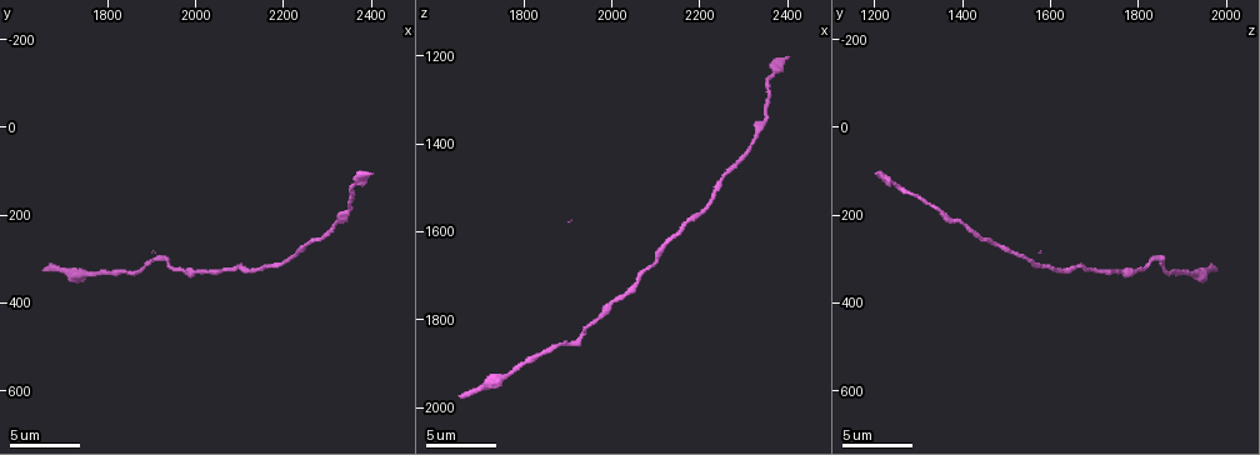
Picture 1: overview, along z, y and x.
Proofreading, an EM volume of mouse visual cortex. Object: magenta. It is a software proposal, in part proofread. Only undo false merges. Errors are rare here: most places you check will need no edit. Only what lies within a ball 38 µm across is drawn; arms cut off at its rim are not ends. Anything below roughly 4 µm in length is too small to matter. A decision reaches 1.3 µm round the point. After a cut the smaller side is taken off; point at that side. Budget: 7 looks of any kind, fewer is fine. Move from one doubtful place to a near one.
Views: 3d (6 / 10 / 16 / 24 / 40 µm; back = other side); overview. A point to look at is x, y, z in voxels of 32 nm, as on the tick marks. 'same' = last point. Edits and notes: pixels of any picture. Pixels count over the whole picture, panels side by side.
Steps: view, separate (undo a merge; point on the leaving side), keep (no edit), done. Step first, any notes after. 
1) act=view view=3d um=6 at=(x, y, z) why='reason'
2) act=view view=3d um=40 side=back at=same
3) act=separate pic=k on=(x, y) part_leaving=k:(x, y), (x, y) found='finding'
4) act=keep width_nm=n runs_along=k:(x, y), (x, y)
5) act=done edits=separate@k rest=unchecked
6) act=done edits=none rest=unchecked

act=view view=3d um=10 at=(1860, 335, 1875) why='thick turns thin'

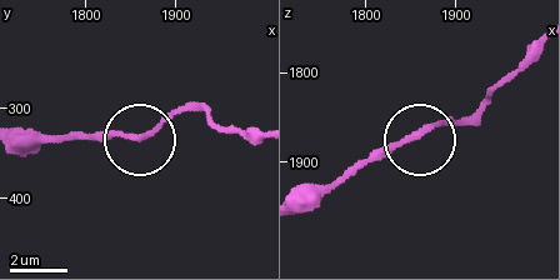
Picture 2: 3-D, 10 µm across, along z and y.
act=keep width_nm=220 found='all the same neuron'

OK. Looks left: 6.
act=view view=3d um=6 at=(2110, 325, 1640)

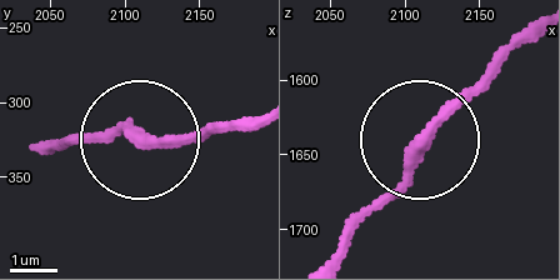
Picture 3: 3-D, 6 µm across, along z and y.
act=keep runs_along=3:(421, 138), (529, 30) found='one neuron here'

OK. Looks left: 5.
act=view view=3d um=6 at=(2010, 335, 1755) why='calibre changes'

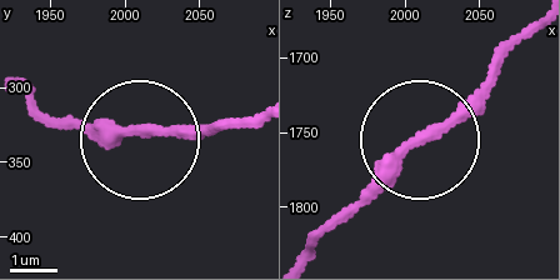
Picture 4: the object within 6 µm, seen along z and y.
act=keep runs_along=4:(259, 118), (151, 133), (60, 129) found='continuous, no second neuron'

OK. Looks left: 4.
act=done edits=none rest=unchecked

